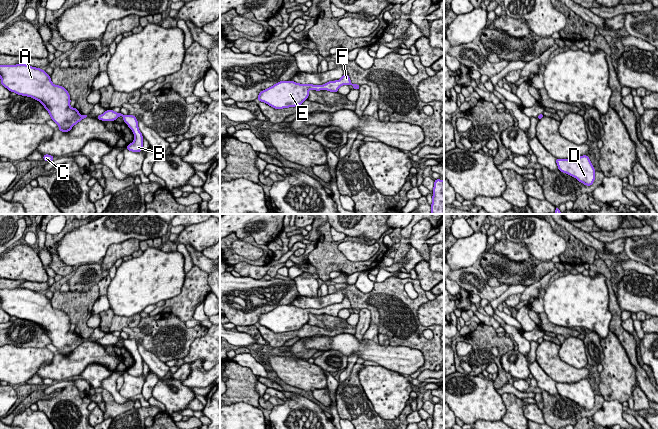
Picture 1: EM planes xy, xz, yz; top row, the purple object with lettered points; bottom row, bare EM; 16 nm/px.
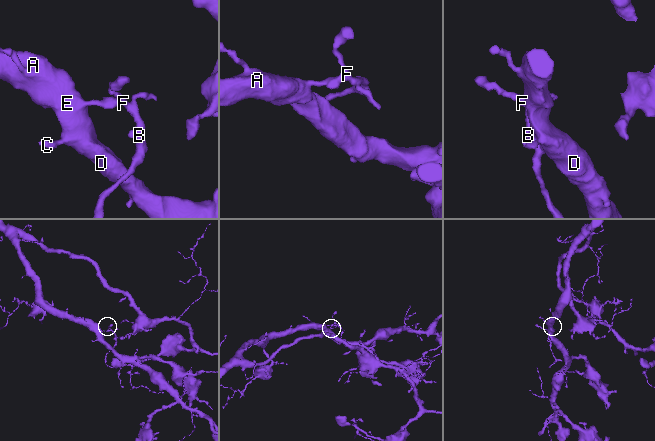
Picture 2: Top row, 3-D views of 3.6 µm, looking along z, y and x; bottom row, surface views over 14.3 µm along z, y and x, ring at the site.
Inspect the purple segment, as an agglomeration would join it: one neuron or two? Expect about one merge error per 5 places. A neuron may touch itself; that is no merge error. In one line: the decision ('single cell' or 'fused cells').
single cell

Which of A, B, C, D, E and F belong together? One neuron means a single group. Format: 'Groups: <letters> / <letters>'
Groups: A B C D E F

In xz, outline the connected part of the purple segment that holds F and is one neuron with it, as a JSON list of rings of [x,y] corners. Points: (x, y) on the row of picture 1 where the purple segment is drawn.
[[[345,72],[341,79],[329,81],[323,85],[304,85],[294,81],[280,81],[270,88],[262,90],[257,100],[265,102],[275,109],[295,107],[300,106],[304,100],[308,100],[310,89],[316,91],[327,90],[337,93],[339,87],[342,85],[352,85],[355,90],[359,90],[360,88],[360,85],[351,83],[350,77]]]

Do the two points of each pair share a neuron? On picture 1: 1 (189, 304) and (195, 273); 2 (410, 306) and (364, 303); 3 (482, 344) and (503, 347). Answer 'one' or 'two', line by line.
1: one
2: one
3: one

